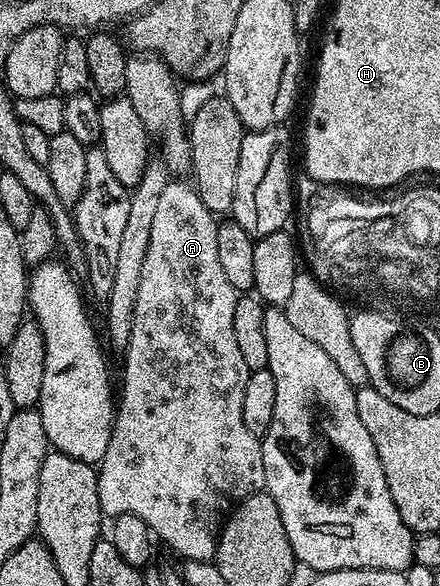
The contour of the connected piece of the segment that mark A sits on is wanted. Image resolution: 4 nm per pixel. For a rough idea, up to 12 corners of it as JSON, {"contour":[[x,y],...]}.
{"contour":[[164,189],[103,516],[183,560],[266,486],[219,220]]}

